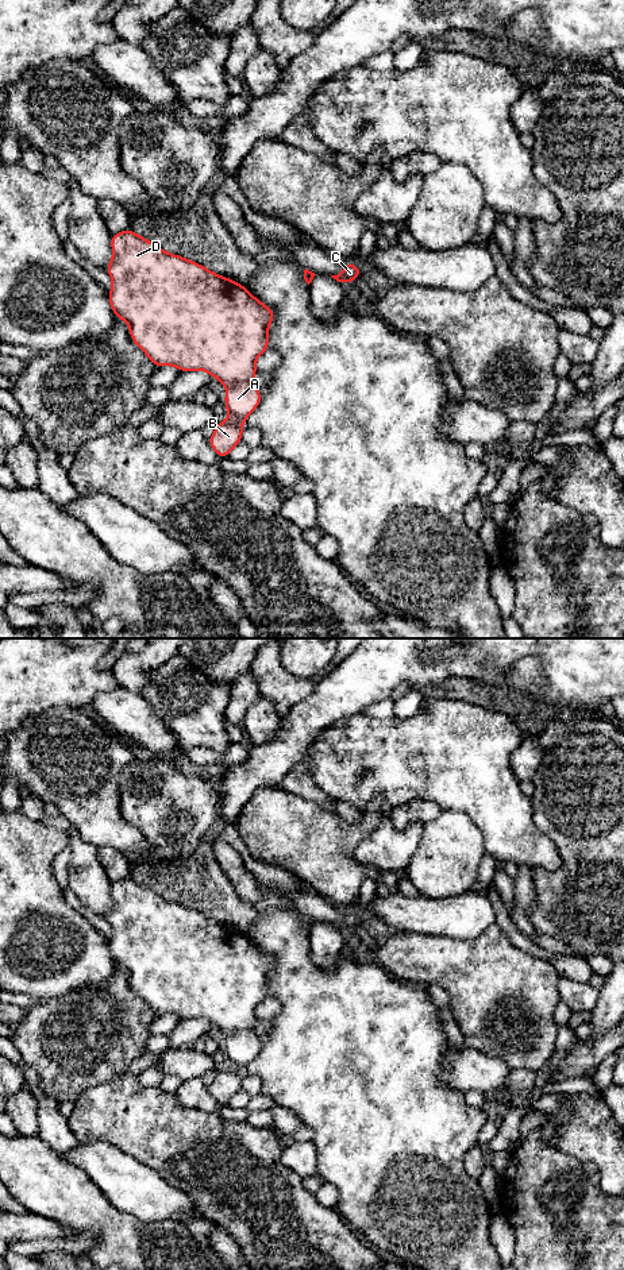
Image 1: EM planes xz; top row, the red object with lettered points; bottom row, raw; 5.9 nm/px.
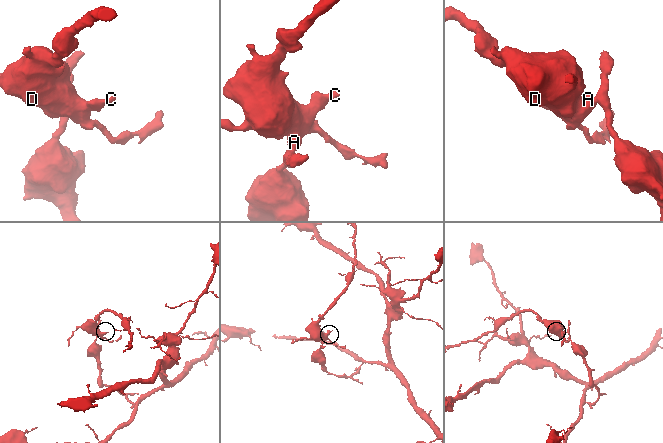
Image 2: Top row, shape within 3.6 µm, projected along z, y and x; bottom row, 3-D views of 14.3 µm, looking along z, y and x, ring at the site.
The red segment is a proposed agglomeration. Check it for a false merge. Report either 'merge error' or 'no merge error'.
merge error

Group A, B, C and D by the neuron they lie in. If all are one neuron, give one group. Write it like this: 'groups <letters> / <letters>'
groups A C D / B

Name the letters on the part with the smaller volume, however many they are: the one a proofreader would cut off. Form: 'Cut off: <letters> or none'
Cut off: A, C, D

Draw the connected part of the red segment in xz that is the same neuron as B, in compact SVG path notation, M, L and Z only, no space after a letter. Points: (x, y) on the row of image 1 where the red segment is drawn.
M235 420L219 421L215 432L208 439L212 449L222 458L227 458L230 451L242 443L243 424Z

